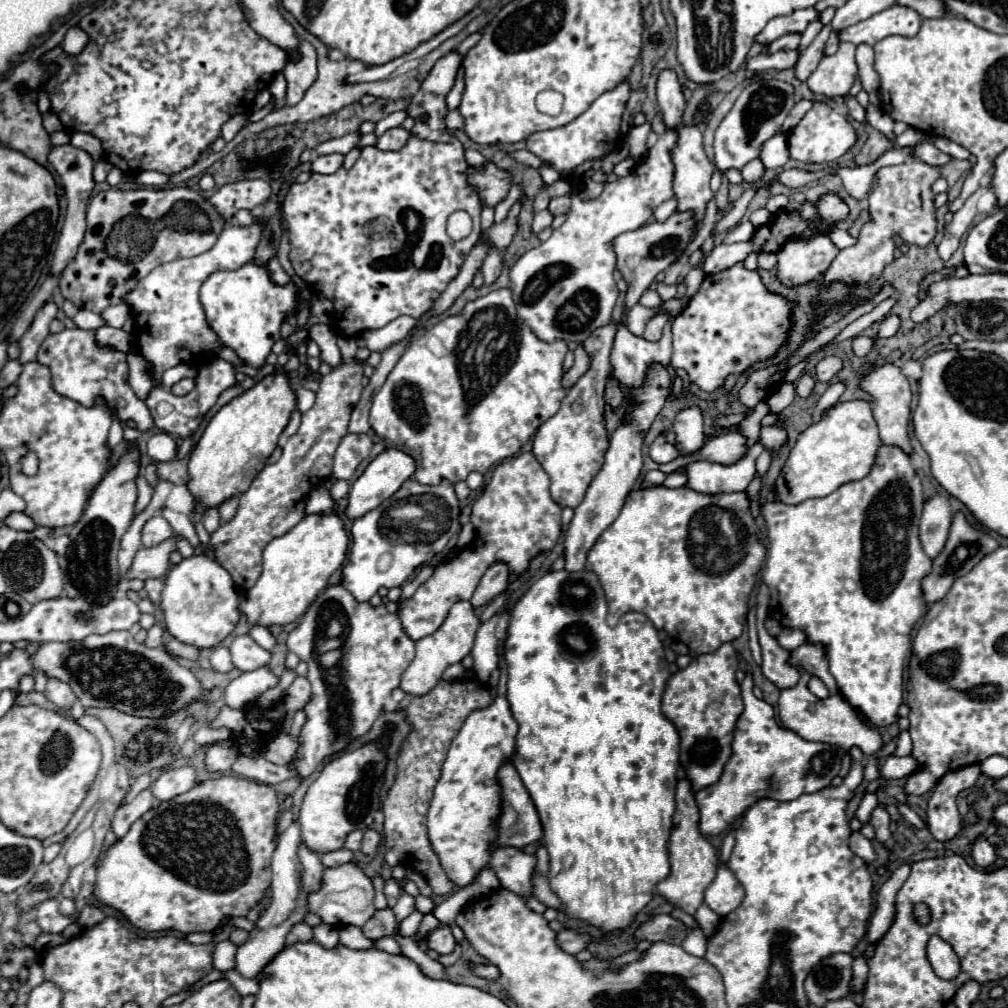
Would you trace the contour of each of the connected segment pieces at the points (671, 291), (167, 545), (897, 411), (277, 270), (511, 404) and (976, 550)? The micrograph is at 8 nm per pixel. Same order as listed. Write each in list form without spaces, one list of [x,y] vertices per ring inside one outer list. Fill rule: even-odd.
[[[680,276],[677,283],[674,285],[665,285],[664,283],[658,283],[656,291],[663,301],[669,300],[676,296],[678,285],[684,281],[685,276]]]
[[[171,535],[169,539],[165,539],[163,543],[159,543],[155,547],[139,549],[127,579],[163,577],[169,571],[169,557],[171,557],[171,553],[177,551],[177,541],[179,541],[179,535]]]
[[[893,363],[873,365],[873,367],[859,379],[859,387],[873,397],[873,417],[875,417],[875,421],[877,421],[881,441],[883,441],[885,445],[901,447],[905,453],[911,453],[909,435],[907,435],[909,417],[911,417],[911,387],[909,387],[907,377],[901,373],[901,369],[895,367]]]
[[[271,257],[265,263],[265,269],[267,269],[267,275],[269,275],[271,283],[275,283],[275,285],[287,285],[287,283],[291,283],[291,277],[283,271],[283,267],[279,265],[277,257]]]
[[[511,289],[491,291],[467,301],[461,313],[443,317],[405,347],[397,365],[387,375],[385,385],[373,397],[369,415],[371,429],[385,441],[387,449],[399,449],[415,459],[417,469],[413,479],[419,483],[439,483],[439,479],[457,483],[467,479],[471,471],[485,473],[493,463],[515,455],[527,439],[559,411],[565,399],[561,375],[567,351],[563,339],[547,343],[529,329],[515,311]],[[403,385],[411,385],[415,395],[401,397],[399,389]]]
[[[961,511],[955,513],[947,545],[941,551],[941,555],[937,559],[933,559],[933,571],[923,579],[923,593],[925,593],[927,605],[943,599],[943,595],[947,595],[947,591],[951,589],[951,585],[957,577],[963,577],[967,571],[971,571],[971,567],[975,567],[975,563],[979,563],[985,555],[993,553],[997,547],[999,547],[999,543],[993,535],[971,525],[969,519],[965,517],[965,513],[961,513]]]

